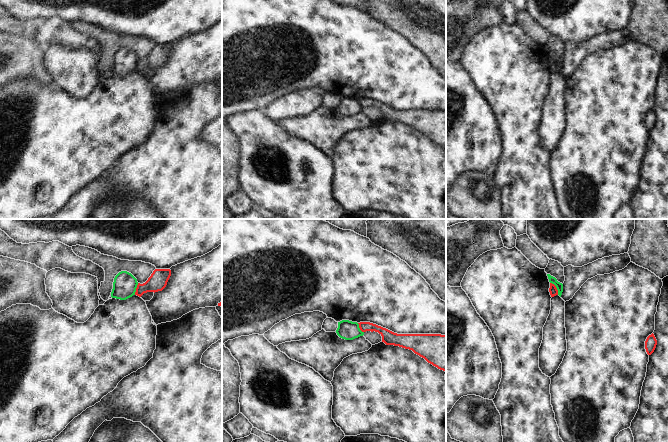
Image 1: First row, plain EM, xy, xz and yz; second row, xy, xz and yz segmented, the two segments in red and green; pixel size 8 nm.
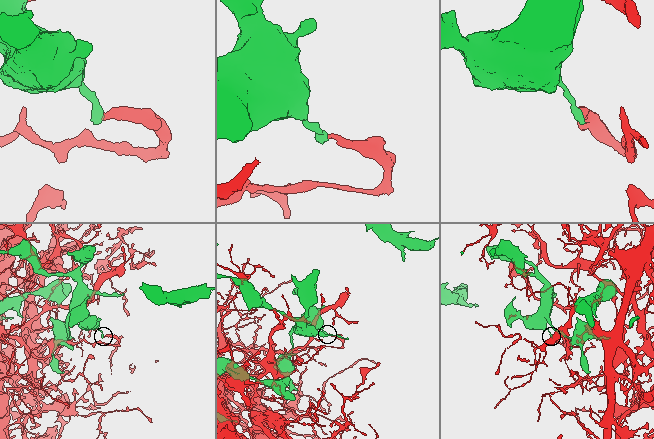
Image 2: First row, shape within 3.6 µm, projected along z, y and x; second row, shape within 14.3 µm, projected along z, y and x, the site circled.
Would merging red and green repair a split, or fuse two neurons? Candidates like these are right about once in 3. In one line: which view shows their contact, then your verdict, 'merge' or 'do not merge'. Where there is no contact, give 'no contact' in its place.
yz | do not merge

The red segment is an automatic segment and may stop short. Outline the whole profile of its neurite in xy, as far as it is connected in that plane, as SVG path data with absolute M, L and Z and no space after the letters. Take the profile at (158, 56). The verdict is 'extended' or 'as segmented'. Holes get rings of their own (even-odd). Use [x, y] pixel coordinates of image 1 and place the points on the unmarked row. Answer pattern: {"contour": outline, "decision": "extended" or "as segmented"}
{"contour": "M155 45L145 59L138 59L135 71L141 73L144 69L147 68L155 69L162 67L166 63L170 52L170 45Z", "decision": "as segmented"}

